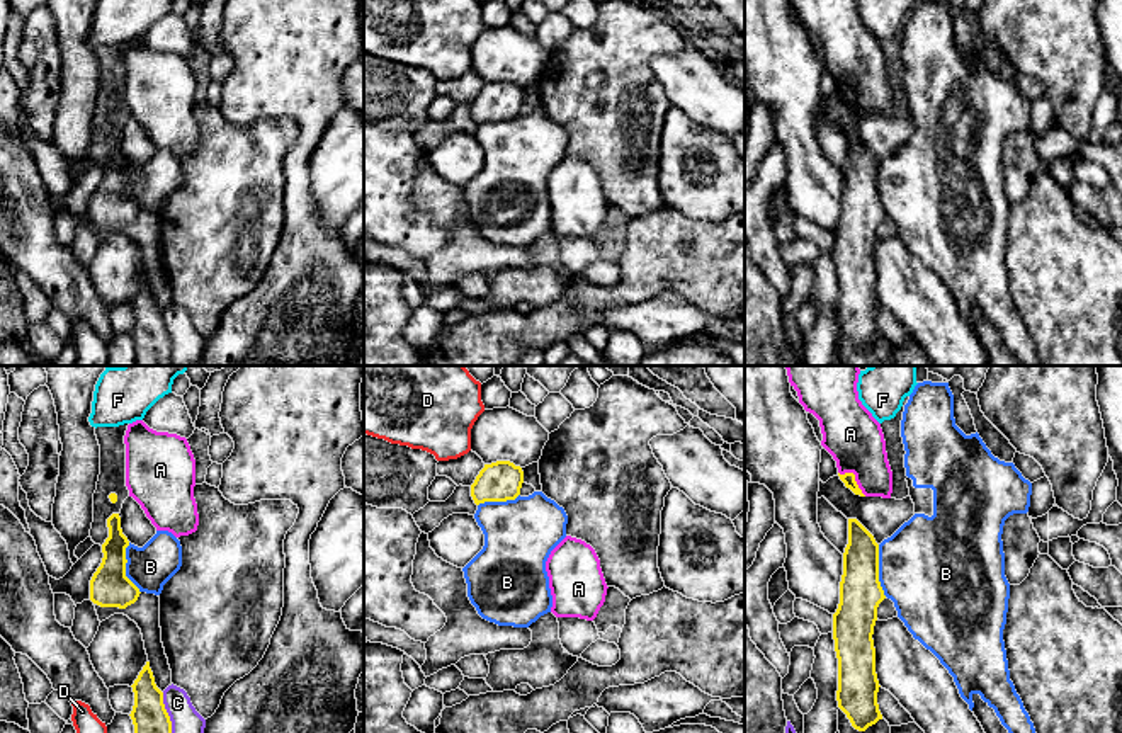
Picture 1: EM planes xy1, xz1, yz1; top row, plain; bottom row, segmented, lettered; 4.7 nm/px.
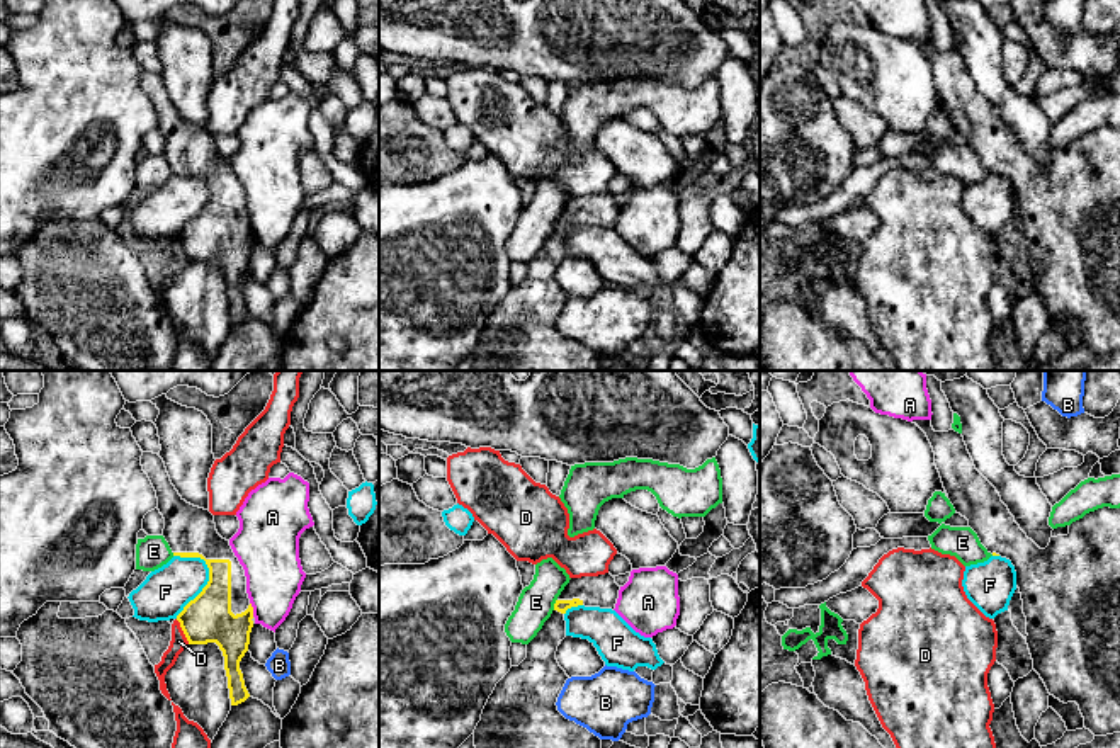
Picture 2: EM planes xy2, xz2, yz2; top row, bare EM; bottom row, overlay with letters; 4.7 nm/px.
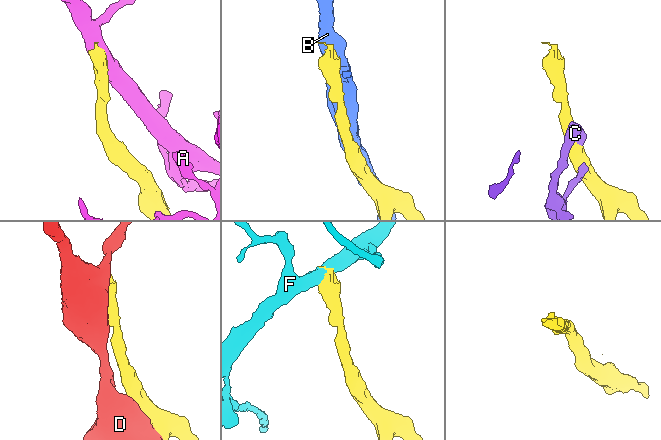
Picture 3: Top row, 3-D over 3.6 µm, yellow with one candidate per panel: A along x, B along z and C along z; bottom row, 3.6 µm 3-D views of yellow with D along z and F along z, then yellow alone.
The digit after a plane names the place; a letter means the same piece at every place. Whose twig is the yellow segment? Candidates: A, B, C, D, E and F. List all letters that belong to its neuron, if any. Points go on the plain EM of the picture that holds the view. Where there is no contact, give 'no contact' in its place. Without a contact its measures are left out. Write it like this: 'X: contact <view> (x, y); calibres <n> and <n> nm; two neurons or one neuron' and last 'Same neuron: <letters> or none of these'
A: contact yz1 (854, 97); calibres 60 and 280 nm; two neurons
B: contact yz1 (878, 189); calibres 200 and 480 nm; two neurons
C: contact xy1 (169, 339); calibres 180 and 160 nm; two neurons
D: contact xy2 (182, 249); calibres 220 and 80 nm; two neurons
E: contact xz2 (554, 223); calibres 60 and 170 nm; two neurons
F: contact xy2 (204, 206); calibres 220 and 220 nm; two neurons
Same neuron: none of these

